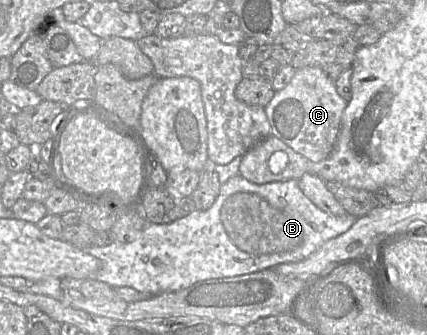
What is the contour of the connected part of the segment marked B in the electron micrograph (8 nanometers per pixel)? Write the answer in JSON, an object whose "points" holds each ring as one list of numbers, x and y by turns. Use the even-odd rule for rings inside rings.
{"points":[[238,174,221,184,219,195,217,196,214,204,208,210,194,210,187,216,168,224,147,223,147,227,143,230,139,238,132,242,112,243,107,246,90,247,87,250,84,250,102,261,102,268,95,275,95,279,107,283,112,288,126,286,132,287,139,292,156,295,164,292,183,290,199,281,245,275,268,269,282,263,299,262,316,251,328,240,348,231,357,218,349,213,342,216,335,216,324,212,304,195,300,189,298,180,299,179,291,179,266,184,256,184]]}

